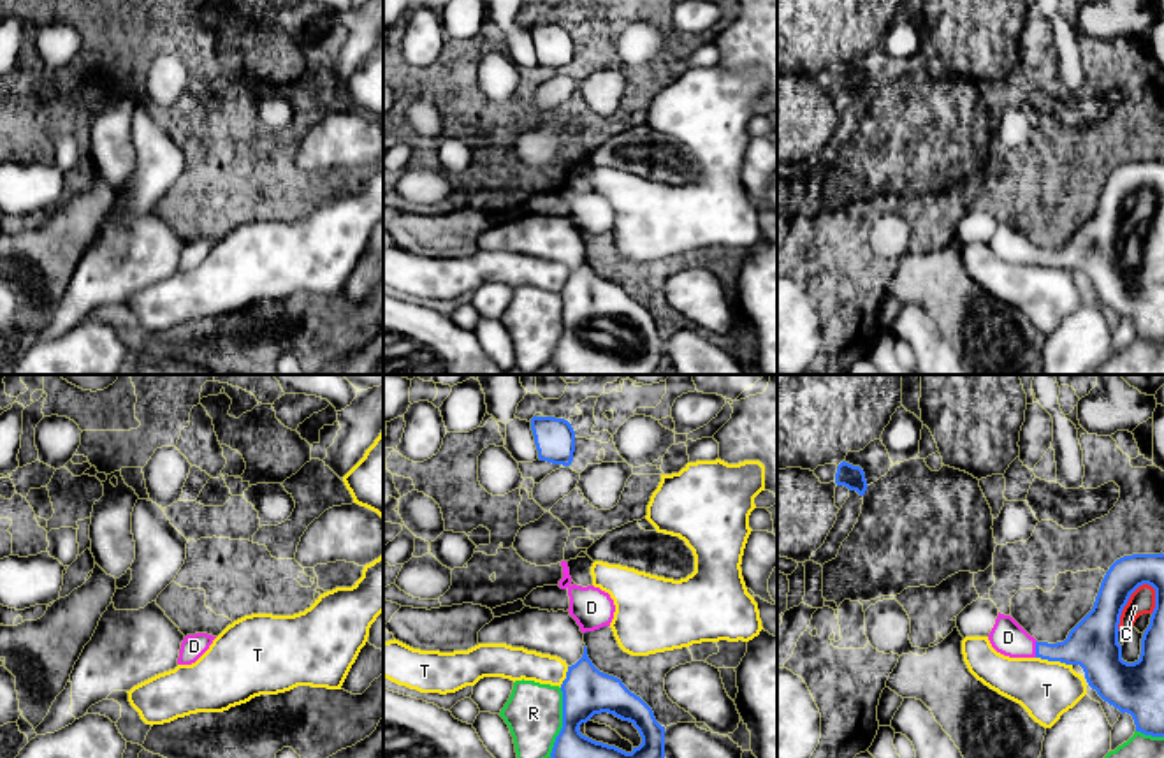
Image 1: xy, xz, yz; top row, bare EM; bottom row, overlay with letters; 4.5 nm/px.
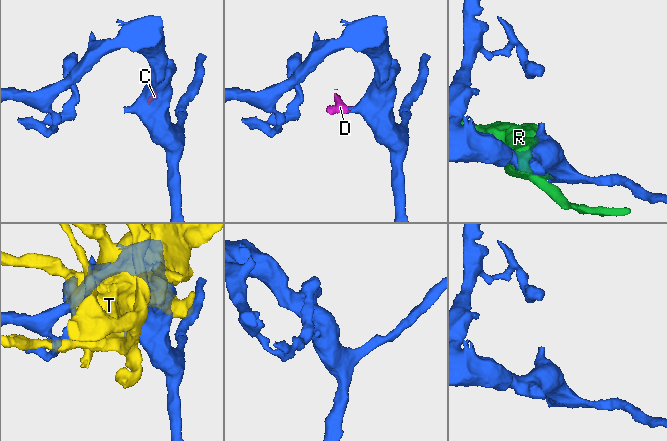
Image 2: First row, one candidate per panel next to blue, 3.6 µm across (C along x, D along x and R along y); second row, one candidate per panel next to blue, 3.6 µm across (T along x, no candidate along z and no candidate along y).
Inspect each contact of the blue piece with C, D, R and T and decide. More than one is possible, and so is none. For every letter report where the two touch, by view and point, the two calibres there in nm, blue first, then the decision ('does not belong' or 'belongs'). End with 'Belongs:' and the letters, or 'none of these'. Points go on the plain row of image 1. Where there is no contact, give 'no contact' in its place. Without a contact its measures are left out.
C: contact yz (1126, 210); calibres 240 and 110 nm; belongs
D: contact yz (1036, 255); calibres 220 and 160 nm; belongs
R: contact xz (563, 329); calibres 260 and 260 nm; does not belong
T: contact yz (1054, 266); calibres 240 and 260 nm; does not belong
Belongs: C, D

